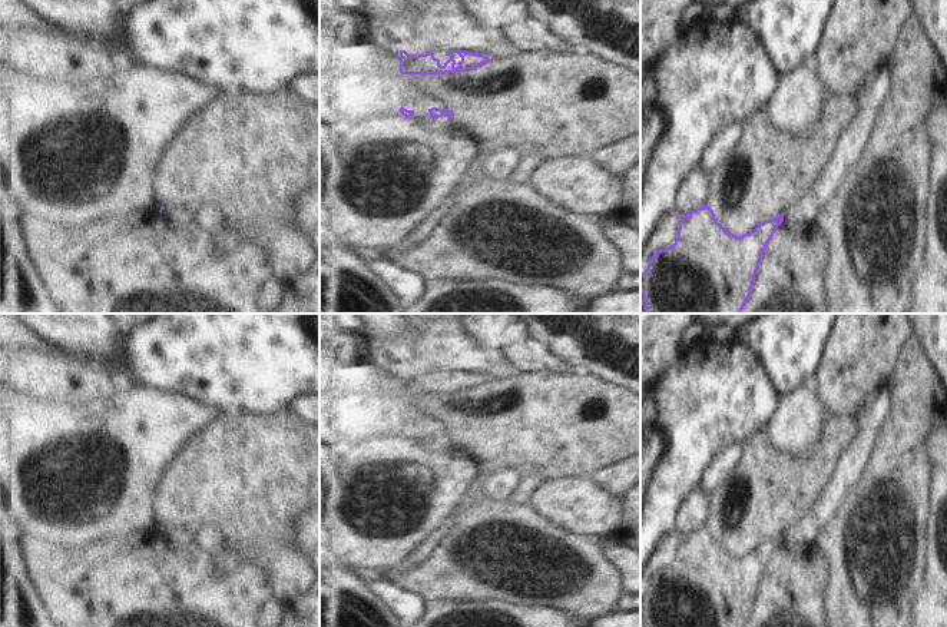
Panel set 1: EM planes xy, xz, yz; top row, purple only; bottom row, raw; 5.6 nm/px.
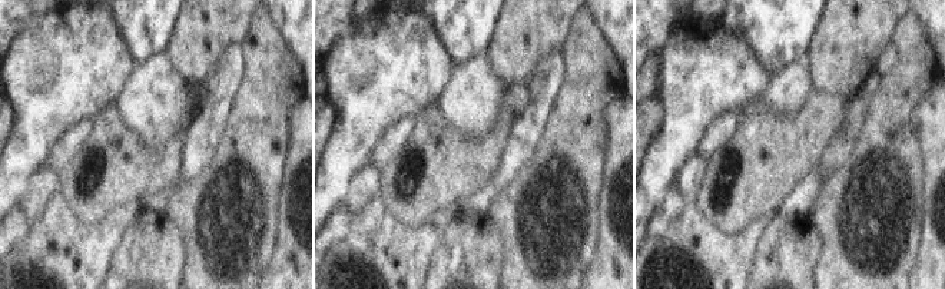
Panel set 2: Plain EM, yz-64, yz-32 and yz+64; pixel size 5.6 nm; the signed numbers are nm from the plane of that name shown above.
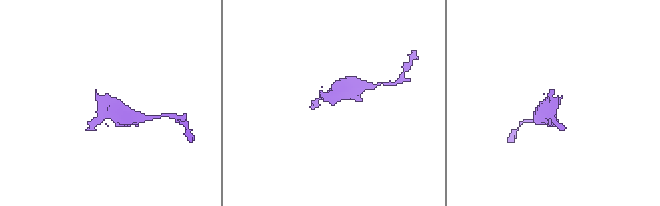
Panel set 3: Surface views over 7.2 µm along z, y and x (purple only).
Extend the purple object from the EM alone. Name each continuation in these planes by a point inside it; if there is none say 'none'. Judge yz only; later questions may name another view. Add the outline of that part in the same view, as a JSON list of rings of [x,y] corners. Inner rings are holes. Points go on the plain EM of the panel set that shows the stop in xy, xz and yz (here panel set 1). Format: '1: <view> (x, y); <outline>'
none

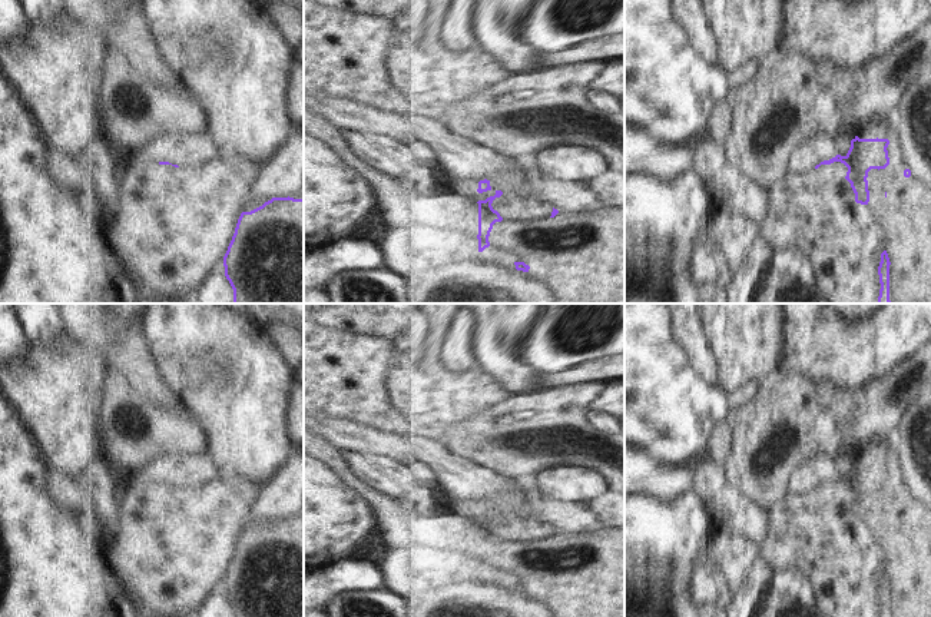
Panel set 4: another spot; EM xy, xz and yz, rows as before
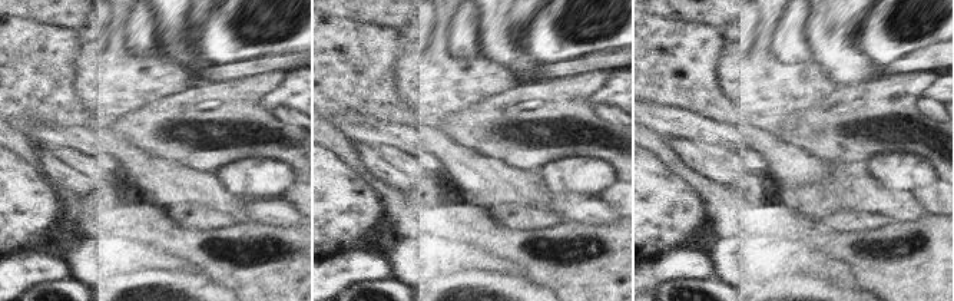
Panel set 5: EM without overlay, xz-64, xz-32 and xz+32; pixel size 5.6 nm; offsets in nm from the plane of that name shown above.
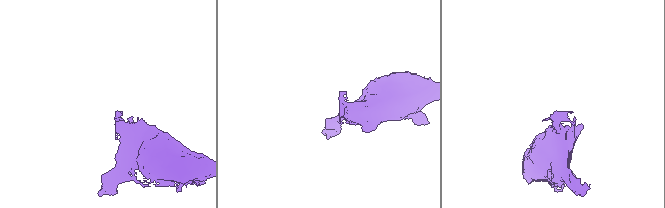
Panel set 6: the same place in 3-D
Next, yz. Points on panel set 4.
1: yz (842, 463); [[[855,455],[848,458],[848,457],[839,457],[836,460],[836,468],[838,468],[838,475],[846,477],[849,468],[851,468],[851,461],[855,460]]]

